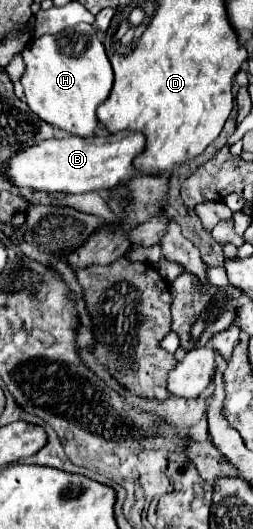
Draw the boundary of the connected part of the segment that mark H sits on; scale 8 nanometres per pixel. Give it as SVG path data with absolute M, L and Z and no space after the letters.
M81 23L77 29L65 29L57 35L43 35L21 51L25 73L21 85L29 109L49 125L71 135L91 137L97 127L95 109L107 99L113 85L113 69L103 43L95 37L95 27Z

